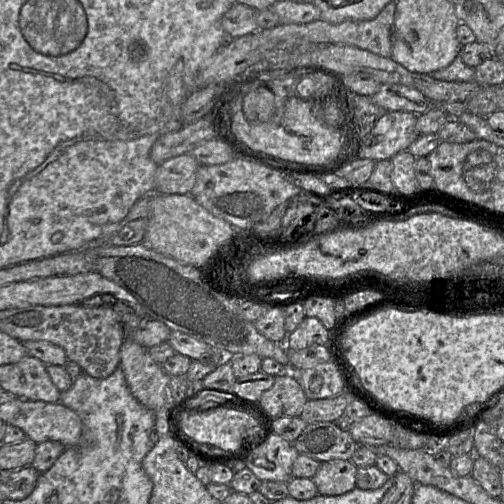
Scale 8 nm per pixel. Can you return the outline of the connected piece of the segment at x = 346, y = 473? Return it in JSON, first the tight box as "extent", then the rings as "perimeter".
{"extent":[312,459,357,495],"perimeter":[[[333,459],[322,462],[312,480],[320,495],[342,495],[356,487],[357,470],[351,460]]]}

